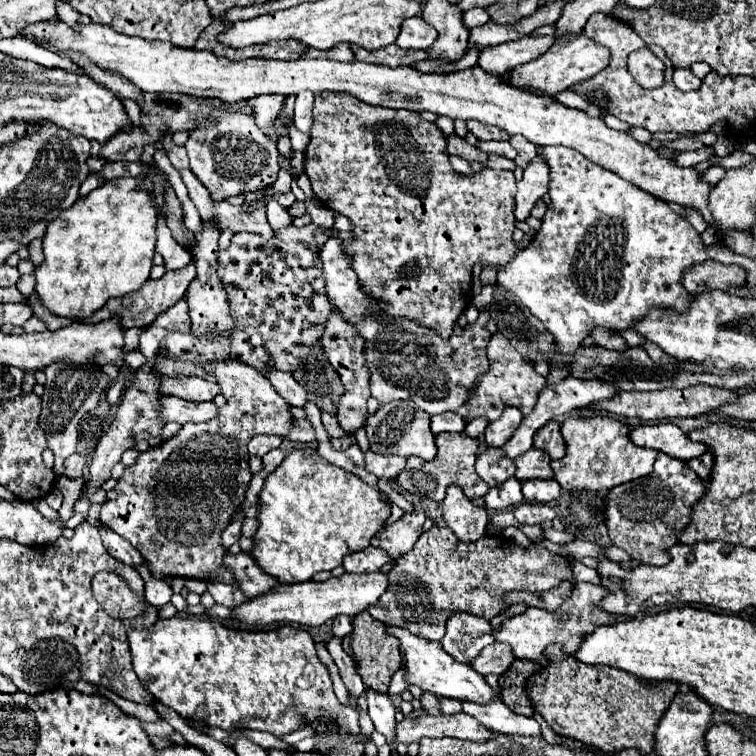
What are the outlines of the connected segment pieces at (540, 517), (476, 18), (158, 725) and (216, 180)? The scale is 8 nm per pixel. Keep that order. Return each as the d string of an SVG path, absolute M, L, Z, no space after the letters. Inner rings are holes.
M523 502L515 508L515 518L519 524L541 524L545 520L553 520L557 514L551 510L547 504L533 504L533 502Z
M471 8L463 14L463 20L467 28L475 28L475 26L483 26L489 20L489 14L485 8Z
M157 720L157 722L143 722L145 732L149 736L167 736L173 732L173 728L165 722L165 720Z
M227 112L227 120L223 122L205 120L201 124L203 128L189 134L185 148L191 160L191 172L209 190L213 202L263 190L277 180L277 144L257 128L251 116L241 112Z

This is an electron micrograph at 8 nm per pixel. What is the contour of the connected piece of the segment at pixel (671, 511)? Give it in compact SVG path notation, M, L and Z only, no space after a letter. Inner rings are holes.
M659 452L653 474L611 488L607 530L613 544L629 552L633 560L641 564L665 566L669 562L667 550L679 542L677 534L685 530L685 526L689 526L693 504L703 498L705 490L705 480L701 480L687 466L687 462Z

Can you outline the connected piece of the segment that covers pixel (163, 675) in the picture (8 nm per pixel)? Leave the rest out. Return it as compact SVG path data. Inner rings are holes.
M173 616L167 620L157 620L151 628L129 630L129 644L133 654L133 670L143 686L161 704L173 708L185 720L205 722L223 730L263 730L279 738L303 728L305 718L331 716L339 720L343 732L349 732L351 736L361 732L357 722L359 714L335 698L329 670L319 662L315 642L303 628L281 626L277 630L237 630L211 618Z

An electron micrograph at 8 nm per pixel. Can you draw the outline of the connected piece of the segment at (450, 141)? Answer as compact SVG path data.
M451 136L447 138L447 148L449 148L449 154L451 156L459 156L467 162L481 162L485 164L487 162L487 154L481 154L479 150L475 150L475 146L467 144L463 138L459 136Z

